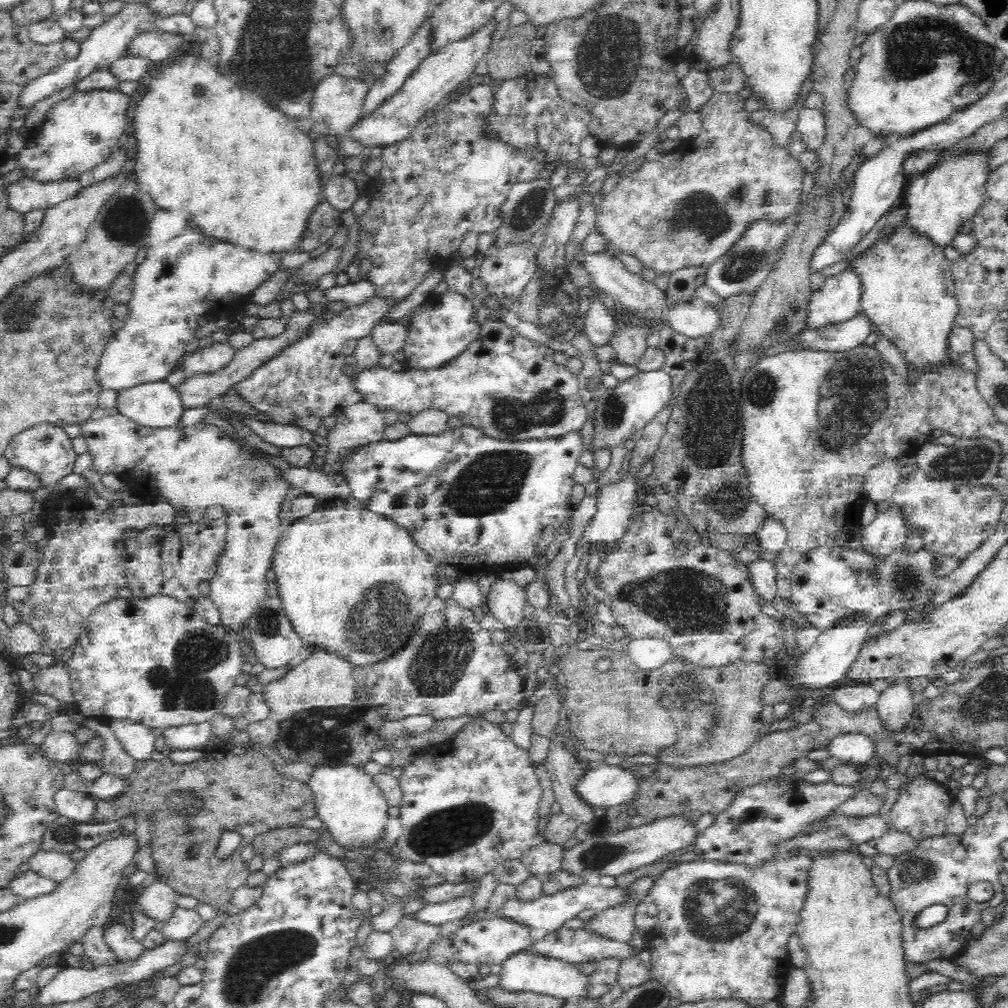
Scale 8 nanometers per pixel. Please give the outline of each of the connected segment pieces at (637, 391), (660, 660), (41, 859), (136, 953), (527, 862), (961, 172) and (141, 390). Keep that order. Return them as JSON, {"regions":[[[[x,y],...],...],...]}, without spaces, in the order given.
{"regions":[[[[664,369],[644,372],[638,370],[636,376],[619,382],[614,389],[606,389],[606,393],[598,400],[594,418],[594,434],[598,446],[619,445],[632,438],[642,427],[650,424],[656,414],[666,408],[671,400],[671,377]]],[[[644,638],[626,642],[626,651],[630,654],[632,665],[642,671],[659,670],[668,660],[673,659],[672,649],[663,640]]],[[[42,849],[38,850],[36,854],[32,854],[25,863],[28,866],[28,871],[44,878],[56,880],[58,883],[66,880],[76,866],[76,862],[71,859],[69,854],[54,850],[45,852]]],[[[113,924],[104,928],[104,939],[118,963],[136,962],[145,948],[132,937],[125,924]]],[[[548,843],[529,849],[521,858],[521,862],[531,875],[552,876],[563,868],[565,850],[558,844]]],[[[940,151],[942,162],[932,173],[912,178],[905,189],[904,222],[907,230],[917,236],[927,238],[933,246],[948,248],[952,240],[960,235],[960,228],[971,220],[984,196],[985,183],[991,172],[985,163],[985,154],[959,156],[948,151]]],[[[166,381],[140,384],[118,393],[119,414],[147,428],[176,427],[185,410],[177,388]]]]}

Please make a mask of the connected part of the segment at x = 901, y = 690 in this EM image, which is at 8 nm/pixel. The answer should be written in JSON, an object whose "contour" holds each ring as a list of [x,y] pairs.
{"contour":[[[897,680],[879,694],[875,704],[883,731],[894,734],[902,730],[912,718],[915,709],[913,693],[908,688],[907,680]]]}

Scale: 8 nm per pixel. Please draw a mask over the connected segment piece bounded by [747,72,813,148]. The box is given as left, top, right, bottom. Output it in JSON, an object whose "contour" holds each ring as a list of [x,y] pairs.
{"contour":[[[810,72],[808,78],[806,78],[806,82],[804,82],[804,88],[800,90],[800,100],[798,100],[796,108],[790,108],[790,110],[786,110],[782,114],[771,114],[771,112],[764,112],[763,110],[749,112],[747,120],[752,124],[768,129],[768,132],[773,136],[774,142],[781,147],[787,148],[791,140],[790,134],[794,130],[797,130],[795,123],[797,112],[804,107],[804,98],[812,91]]]}

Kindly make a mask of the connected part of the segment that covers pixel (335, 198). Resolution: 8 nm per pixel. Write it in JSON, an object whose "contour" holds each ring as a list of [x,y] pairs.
{"contour":[[[343,174],[332,175],[326,184],[323,184],[324,200],[328,201],[336,210],[350,210],[352,204],[360,198],[358,186],[352,175]]]}

